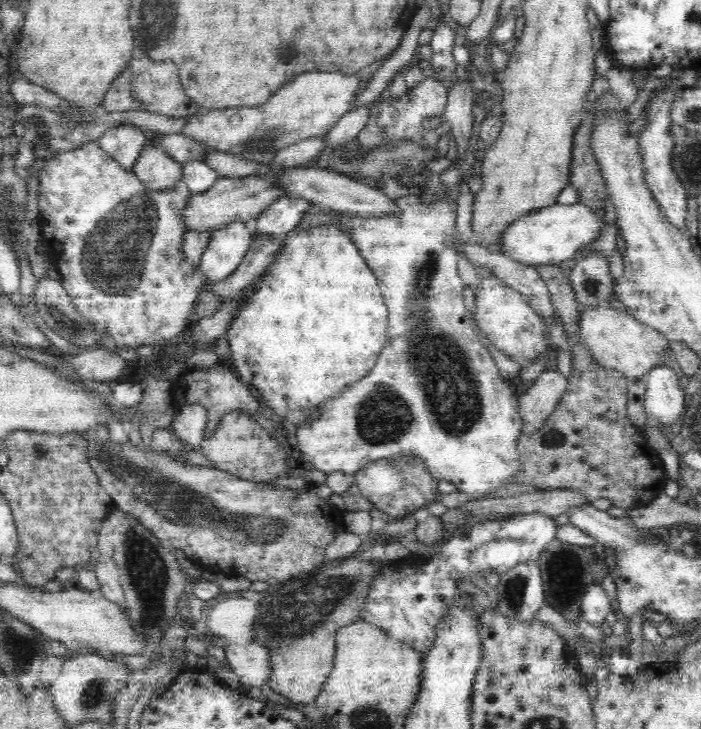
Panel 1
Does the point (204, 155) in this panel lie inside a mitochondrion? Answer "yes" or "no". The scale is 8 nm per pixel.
no

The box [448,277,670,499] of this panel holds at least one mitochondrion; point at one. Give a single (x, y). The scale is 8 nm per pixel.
(552, 438)

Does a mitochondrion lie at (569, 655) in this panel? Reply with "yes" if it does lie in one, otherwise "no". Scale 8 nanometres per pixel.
no

